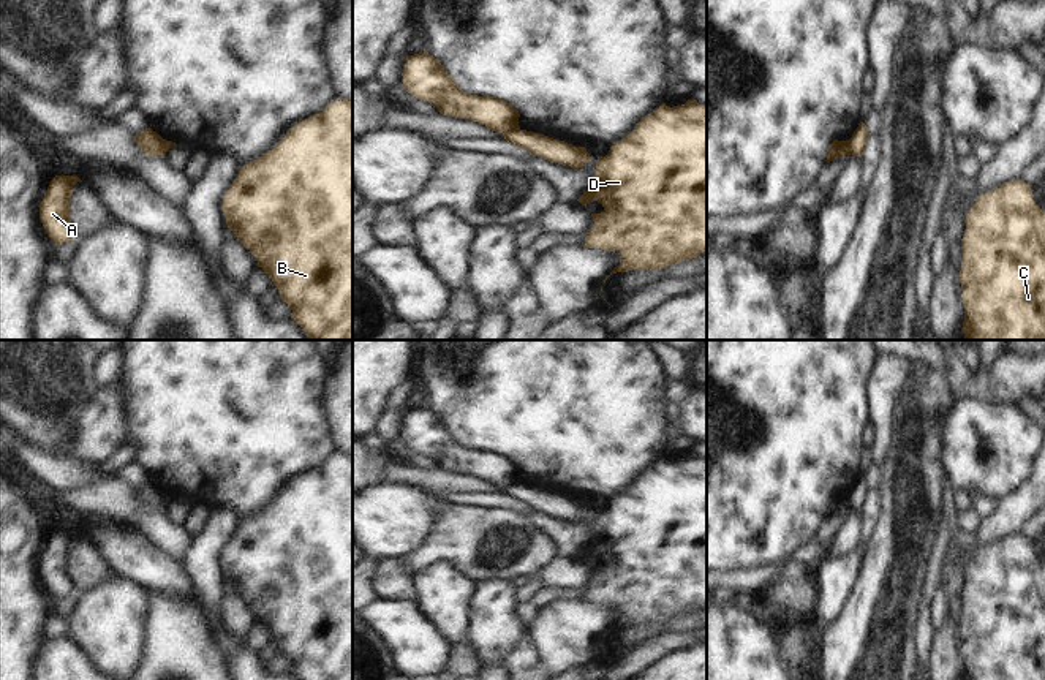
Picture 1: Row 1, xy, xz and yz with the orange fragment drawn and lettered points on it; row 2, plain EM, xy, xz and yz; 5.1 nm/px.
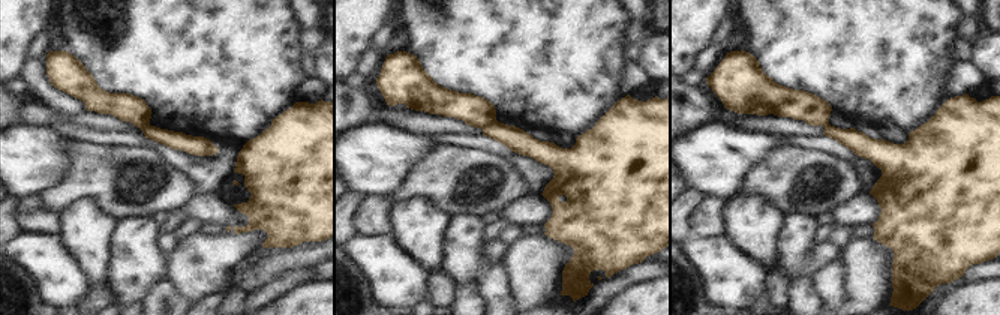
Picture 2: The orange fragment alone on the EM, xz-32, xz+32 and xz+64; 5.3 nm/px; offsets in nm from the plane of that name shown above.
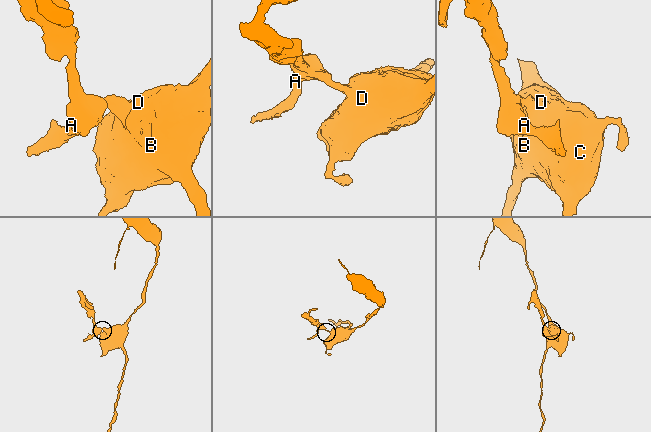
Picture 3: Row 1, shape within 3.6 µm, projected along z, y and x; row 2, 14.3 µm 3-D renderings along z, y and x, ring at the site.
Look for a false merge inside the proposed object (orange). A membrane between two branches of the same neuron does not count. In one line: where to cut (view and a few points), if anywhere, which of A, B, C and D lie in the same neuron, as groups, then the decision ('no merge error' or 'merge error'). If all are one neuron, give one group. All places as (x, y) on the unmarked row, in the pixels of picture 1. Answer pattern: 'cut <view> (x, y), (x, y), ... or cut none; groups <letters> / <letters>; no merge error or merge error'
cut xz (519, 481), (505, 491); groups A / B C D; merge error

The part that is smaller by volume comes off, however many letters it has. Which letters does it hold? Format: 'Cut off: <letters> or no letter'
Cut off: A

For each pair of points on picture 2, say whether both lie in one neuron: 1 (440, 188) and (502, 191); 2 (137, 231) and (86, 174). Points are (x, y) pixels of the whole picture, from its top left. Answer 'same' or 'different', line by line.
1: same
2: different

